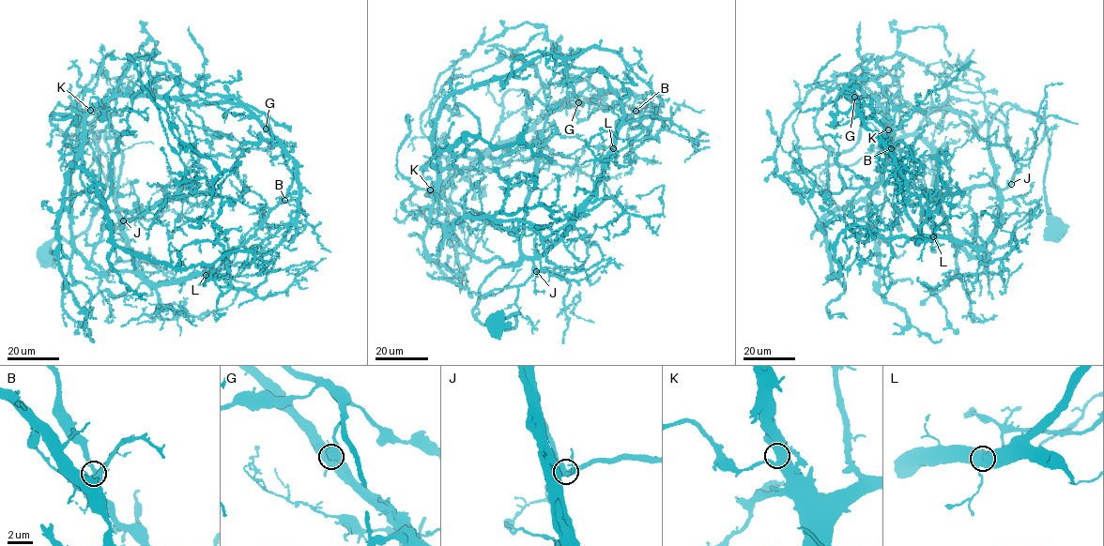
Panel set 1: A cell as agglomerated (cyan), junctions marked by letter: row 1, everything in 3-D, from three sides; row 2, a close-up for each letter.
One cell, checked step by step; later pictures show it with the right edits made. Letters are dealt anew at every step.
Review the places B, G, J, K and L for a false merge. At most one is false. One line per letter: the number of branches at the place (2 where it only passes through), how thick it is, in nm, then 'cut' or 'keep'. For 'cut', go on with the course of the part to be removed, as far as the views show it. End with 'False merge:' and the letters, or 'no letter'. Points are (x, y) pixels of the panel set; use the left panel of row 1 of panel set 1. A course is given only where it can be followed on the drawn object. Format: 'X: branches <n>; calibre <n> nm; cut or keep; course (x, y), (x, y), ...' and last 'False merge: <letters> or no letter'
B: branches 5; calibre 550 nm; keep
G: branches 5; calibre 700 nm; cut; course (266, 128), (228, 103), (109, 97), (71, 164), (125, 250), (183, 269), (249, 252), (279, 268)
J: branches 4; calibre 420 nm; keep
K: branches 3; calibre 600 nm; keep
L: branches 3; calibre 700 nm; keep
False merge: G

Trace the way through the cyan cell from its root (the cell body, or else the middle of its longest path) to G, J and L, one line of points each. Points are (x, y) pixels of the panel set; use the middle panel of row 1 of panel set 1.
G: (496, 328), (516, 312), (505, 331), (473, 308), (512, 265), (452, 231), (438, 159), (578, 102)
J: (496, 328), (516, 312), (515, 326), (505, 331), (474, 316), (486, 278), (525, 258), (536, 271)
L: (496, 328), (516, 312), (505, 331), (478, 320), (482, 283), (561, 238), (613, 148)

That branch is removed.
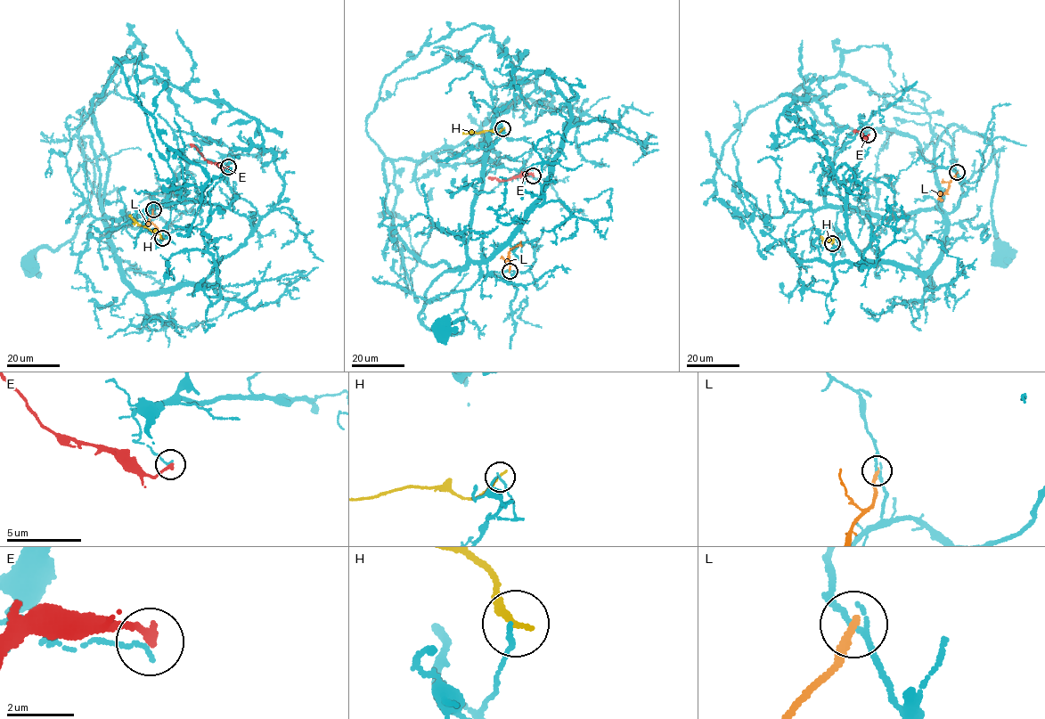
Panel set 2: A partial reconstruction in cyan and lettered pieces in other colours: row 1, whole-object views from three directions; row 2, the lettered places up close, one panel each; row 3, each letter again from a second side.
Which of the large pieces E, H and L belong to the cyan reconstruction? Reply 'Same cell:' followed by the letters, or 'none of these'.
Same cell: none of these

